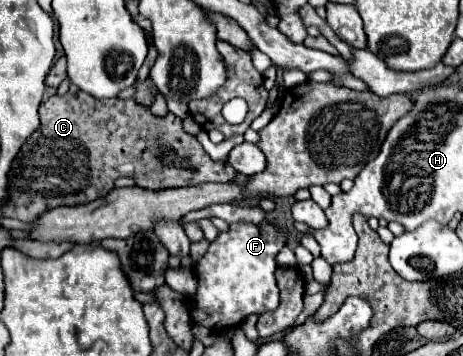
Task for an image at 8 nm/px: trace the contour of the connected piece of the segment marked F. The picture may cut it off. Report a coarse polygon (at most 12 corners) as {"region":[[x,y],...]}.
{"region":[[234,223],[194,267],[192,325],[224,331],[280,303],[286,235]]}

